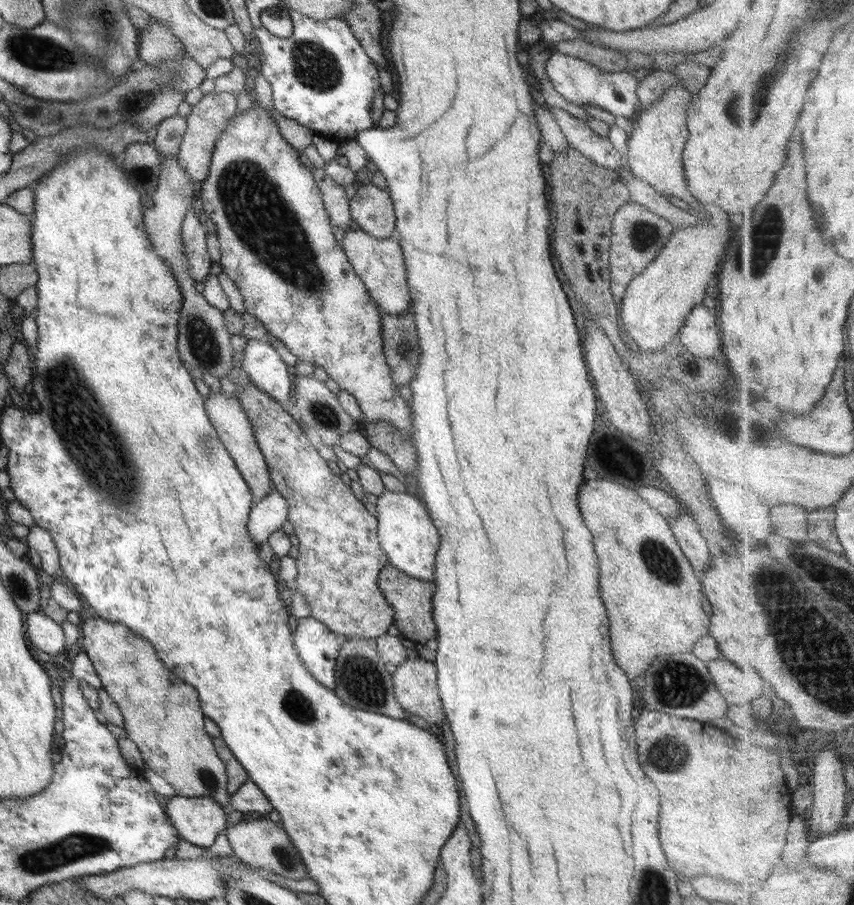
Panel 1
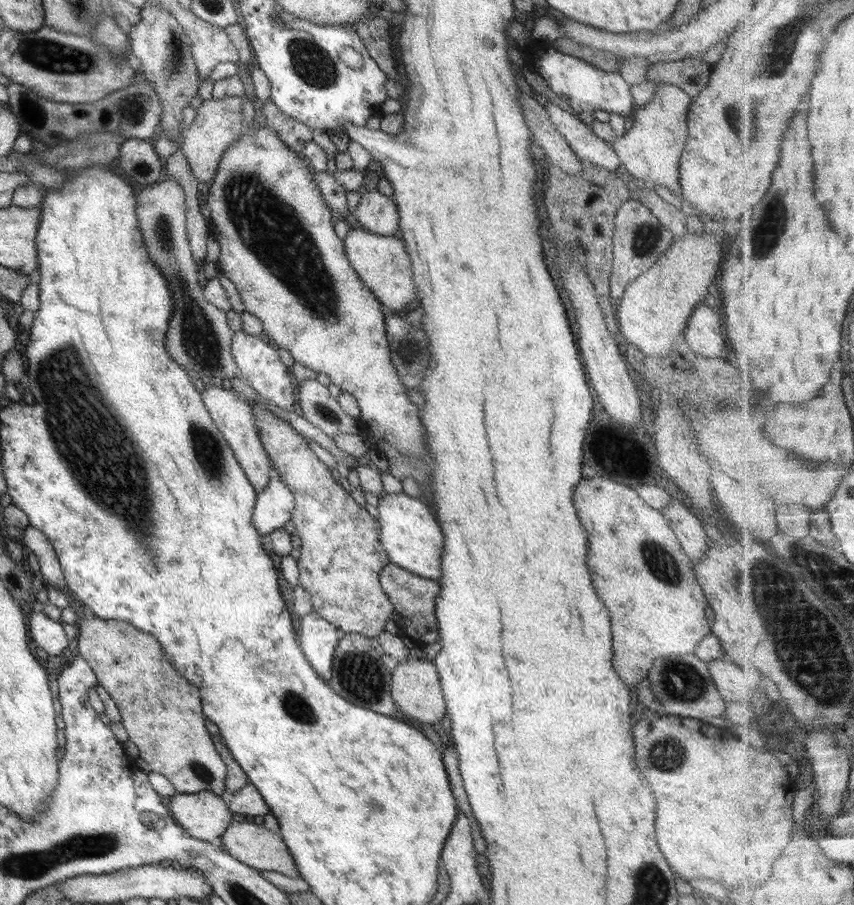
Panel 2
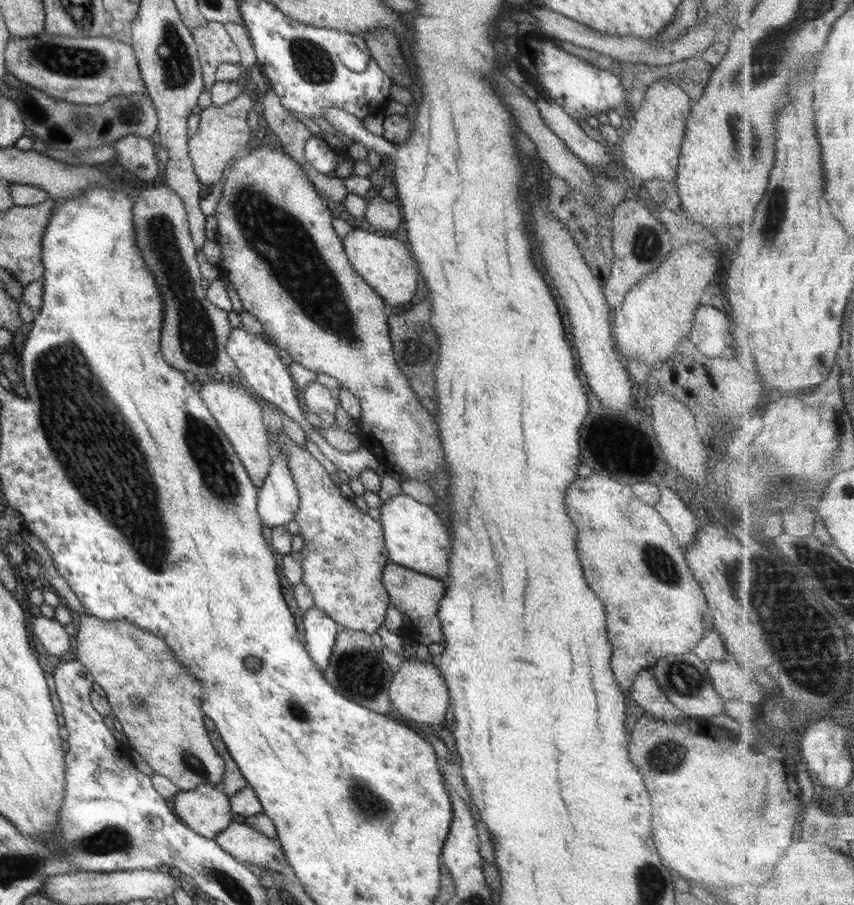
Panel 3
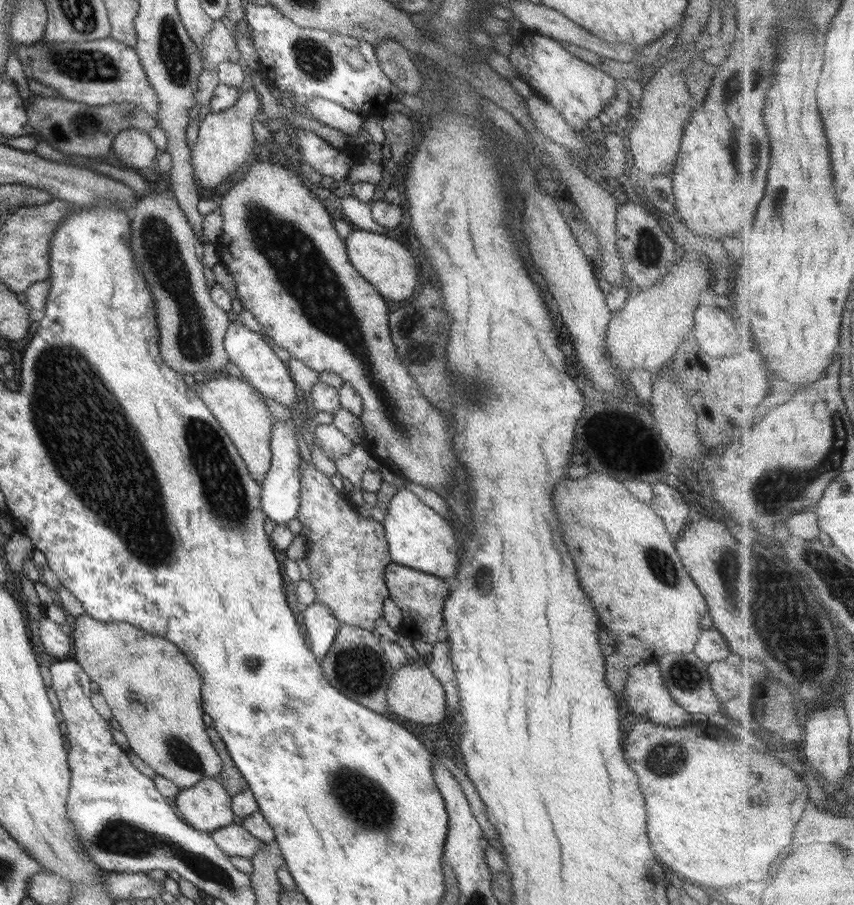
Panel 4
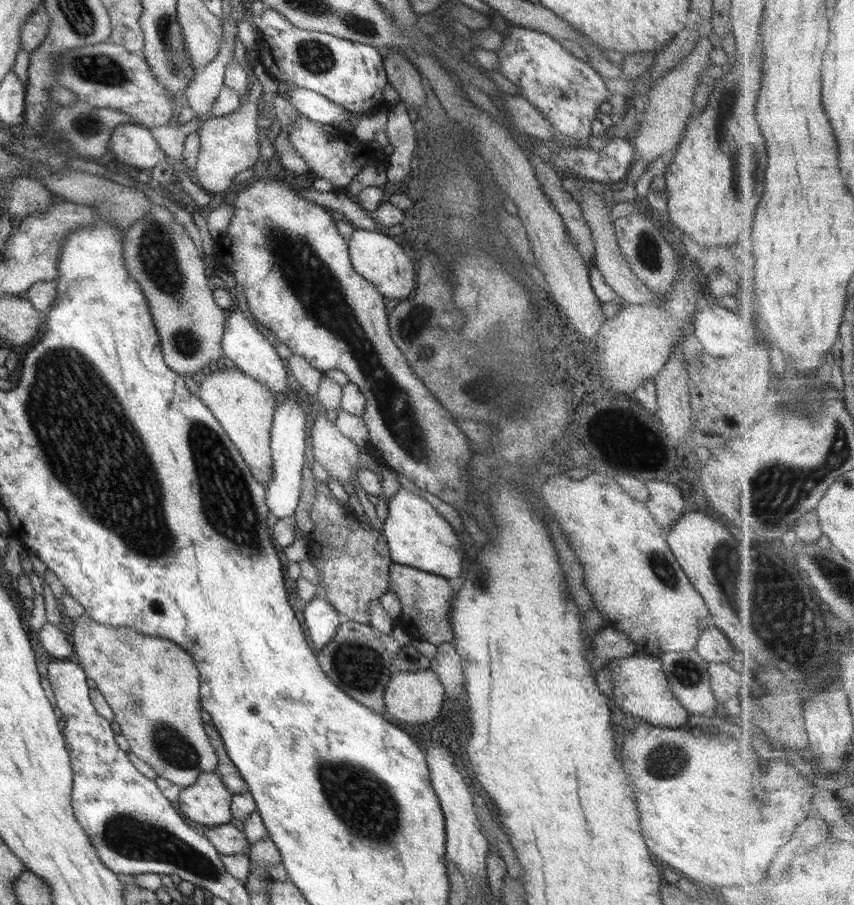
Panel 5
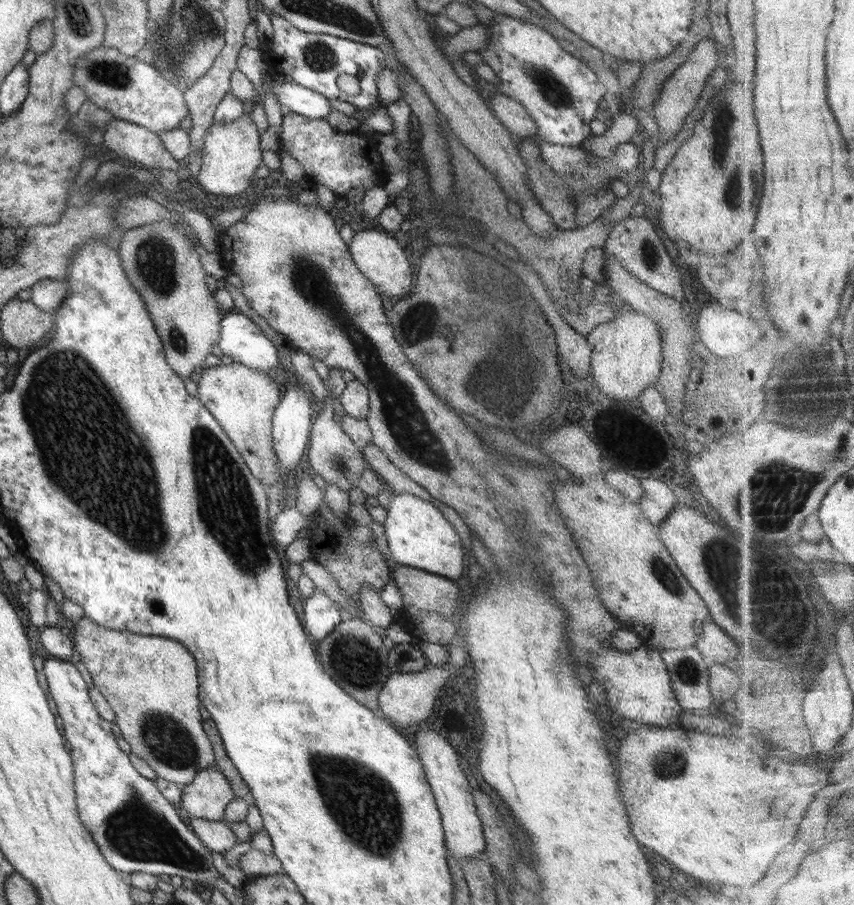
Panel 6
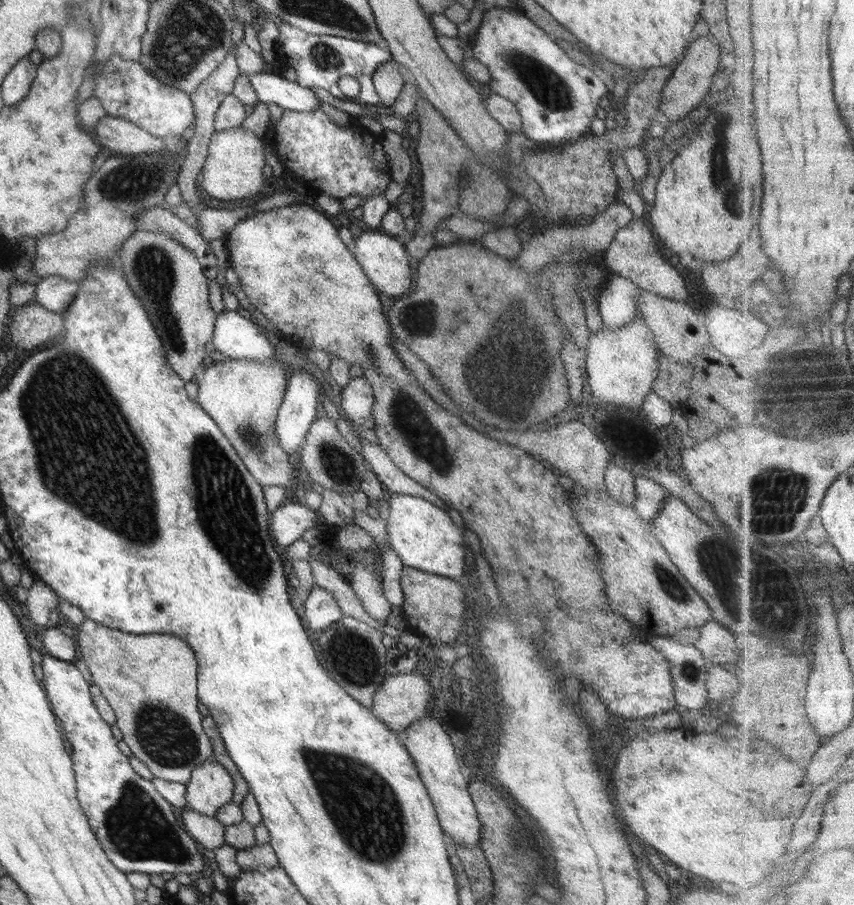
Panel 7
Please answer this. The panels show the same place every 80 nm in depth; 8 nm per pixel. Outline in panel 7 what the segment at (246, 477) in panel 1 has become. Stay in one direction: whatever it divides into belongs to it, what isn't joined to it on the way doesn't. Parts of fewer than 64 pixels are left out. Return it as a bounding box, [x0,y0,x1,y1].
[196,359,293,486]

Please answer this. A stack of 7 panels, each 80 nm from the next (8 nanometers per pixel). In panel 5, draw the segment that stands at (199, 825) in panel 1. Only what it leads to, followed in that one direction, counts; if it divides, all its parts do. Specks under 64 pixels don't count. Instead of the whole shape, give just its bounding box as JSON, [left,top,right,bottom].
[178,773,232,826]

